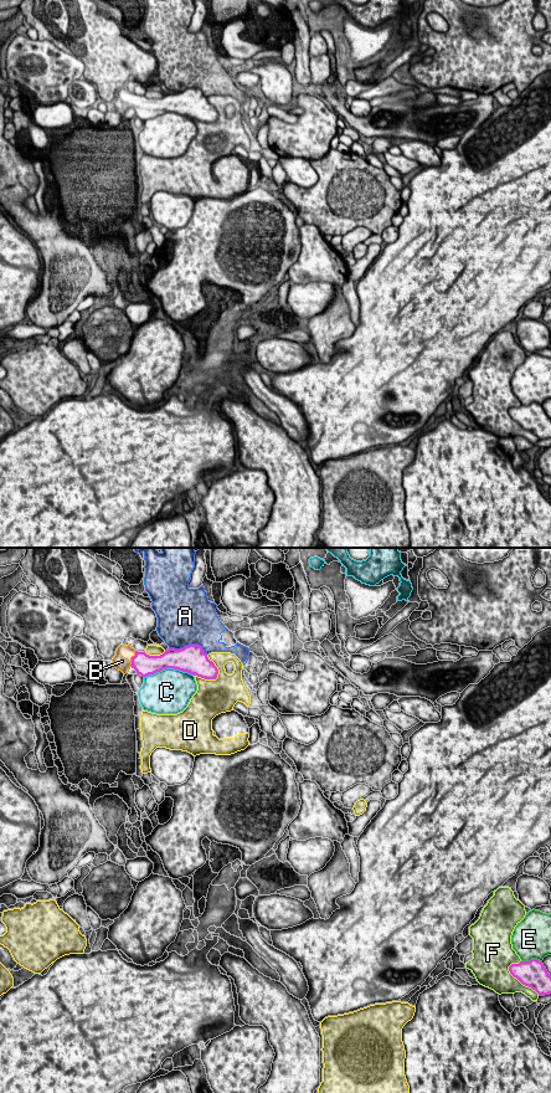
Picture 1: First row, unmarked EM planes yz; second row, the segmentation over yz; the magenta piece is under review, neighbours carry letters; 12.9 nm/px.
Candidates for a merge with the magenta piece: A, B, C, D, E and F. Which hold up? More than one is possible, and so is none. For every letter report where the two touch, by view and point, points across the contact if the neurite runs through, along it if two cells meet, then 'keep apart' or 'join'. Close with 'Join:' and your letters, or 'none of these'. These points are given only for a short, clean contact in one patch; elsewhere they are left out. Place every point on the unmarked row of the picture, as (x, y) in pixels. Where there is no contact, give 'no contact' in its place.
A: yz (189, 88) | keep apart
B: yz (132, 102) | across yz (144, 108), (132, 102), (122, 104) | join
C: yz (169, 111) | keep apart
D: yz (216, 111) | keep apart
E: yz (531, 403) | keep apart
F: yz (520, 425) | keep apart
Join: B

